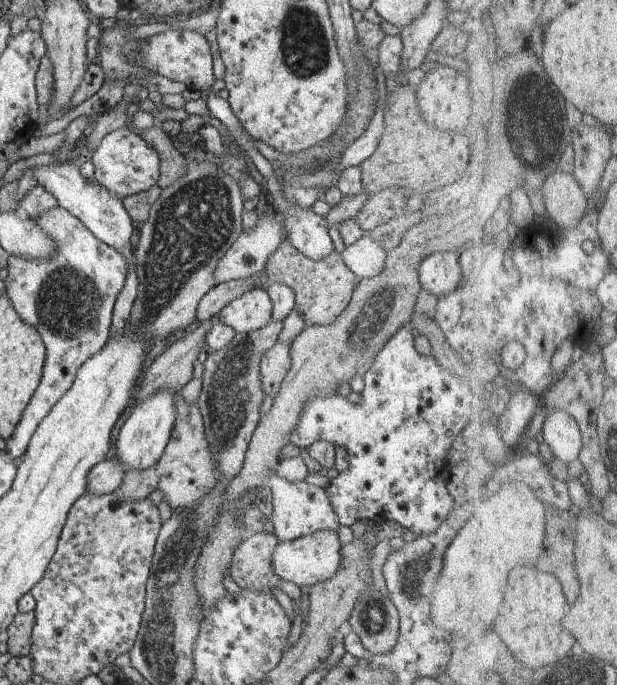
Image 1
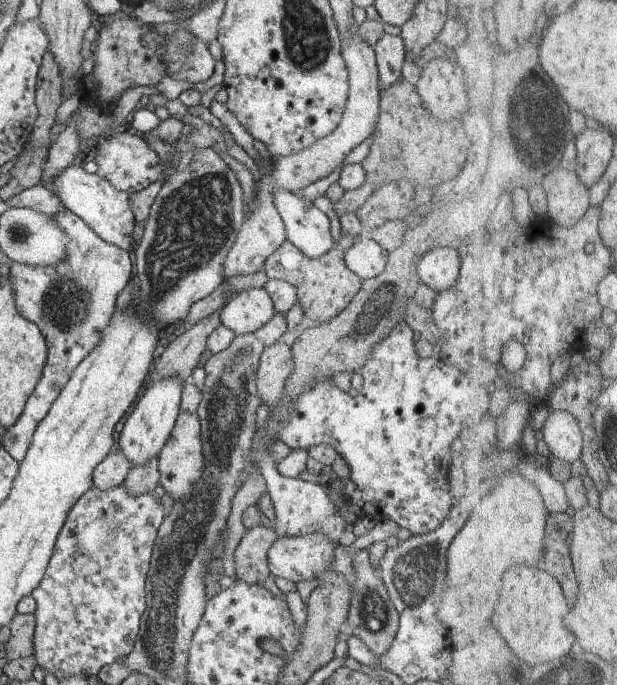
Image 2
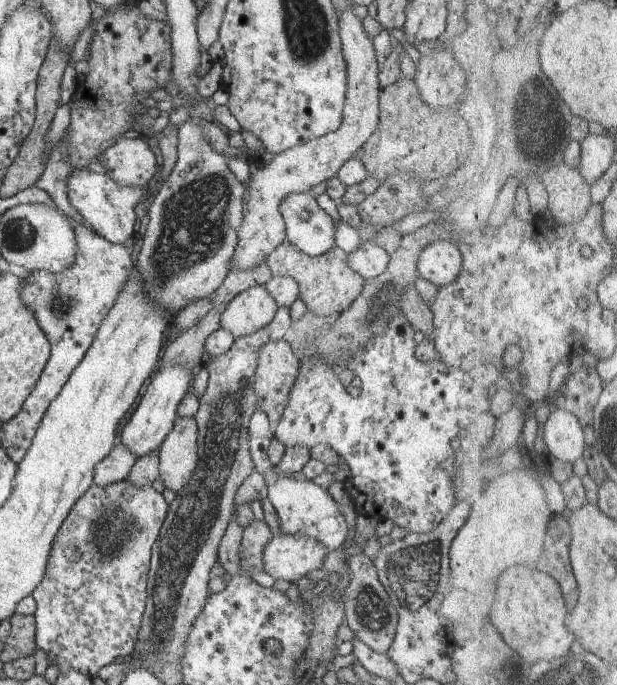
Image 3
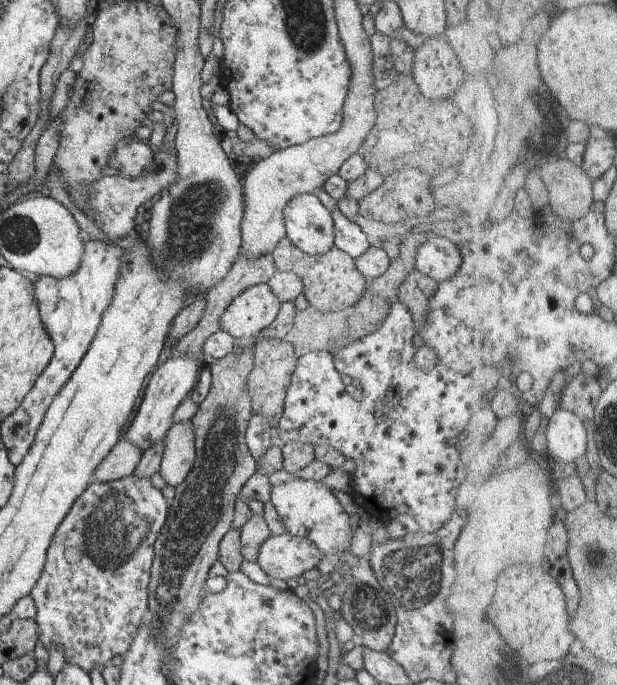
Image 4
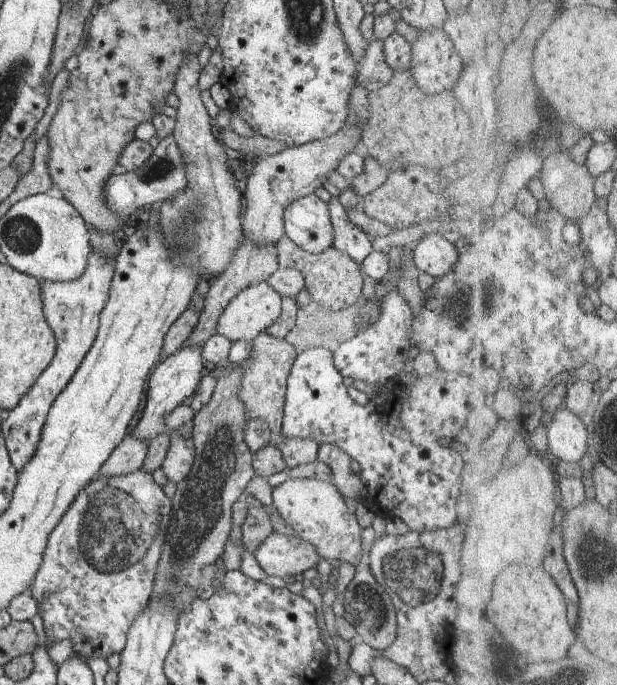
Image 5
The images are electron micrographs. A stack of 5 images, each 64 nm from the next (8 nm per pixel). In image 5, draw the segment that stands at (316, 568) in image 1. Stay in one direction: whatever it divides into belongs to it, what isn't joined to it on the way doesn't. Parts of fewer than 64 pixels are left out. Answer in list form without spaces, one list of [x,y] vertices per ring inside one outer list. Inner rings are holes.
[[[272,533],[256,548],[256,560],[267,576],[298,576],[321,560],[310,544],[293,535]]]

